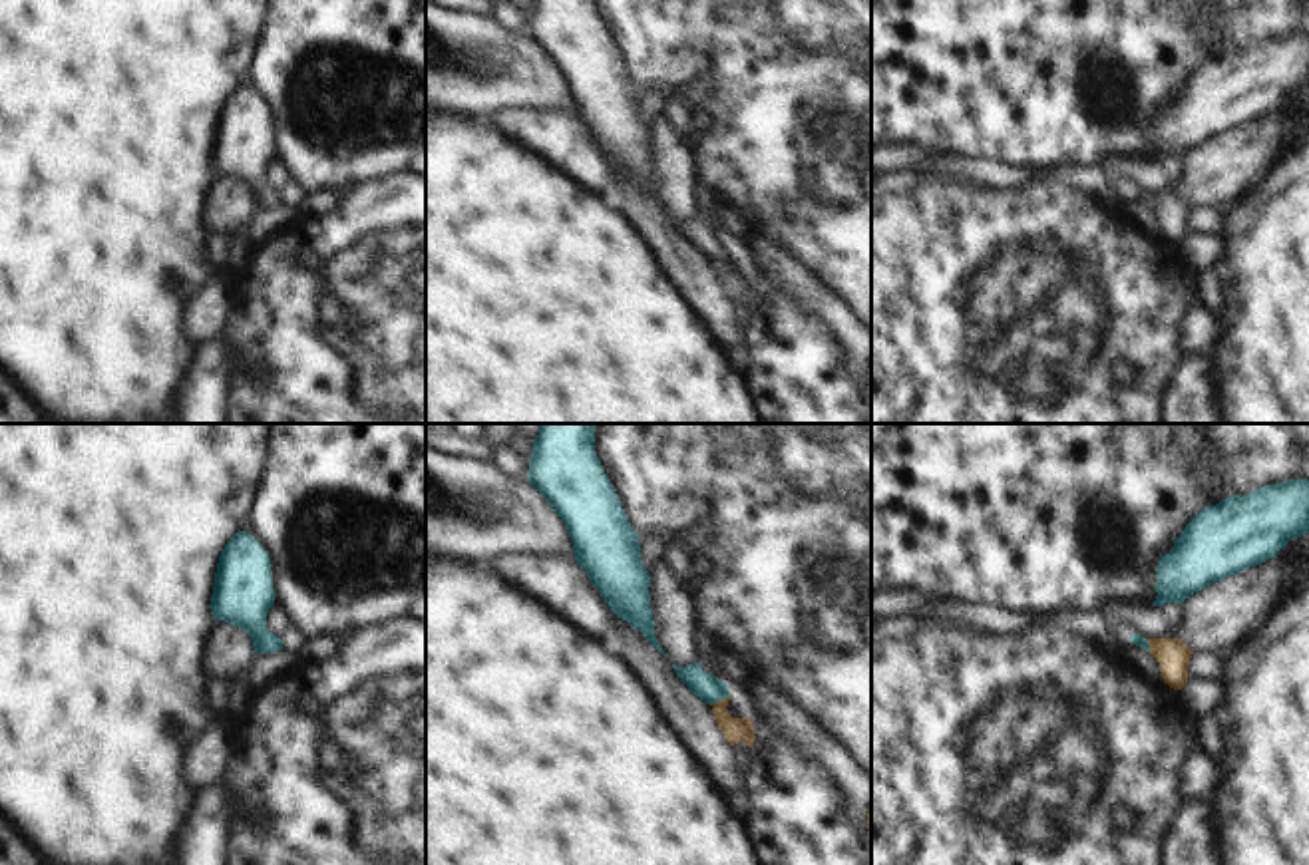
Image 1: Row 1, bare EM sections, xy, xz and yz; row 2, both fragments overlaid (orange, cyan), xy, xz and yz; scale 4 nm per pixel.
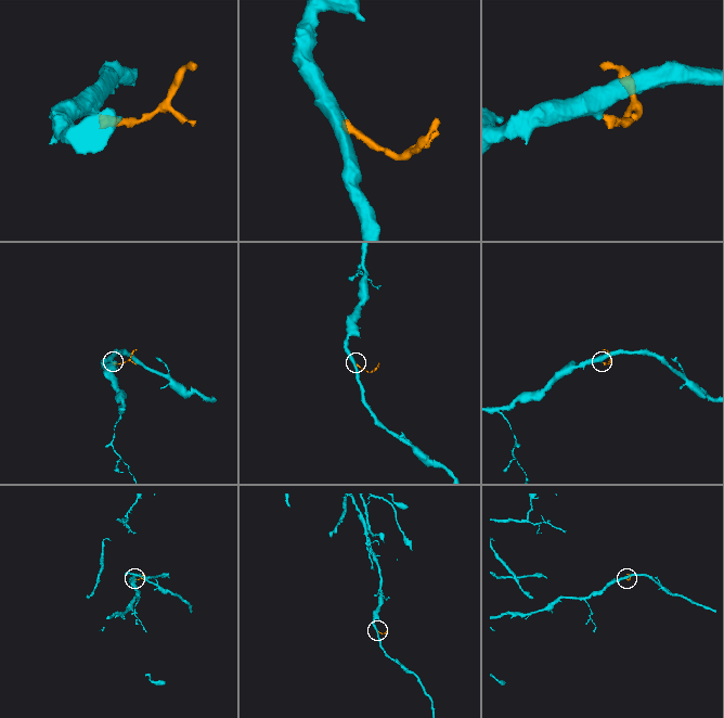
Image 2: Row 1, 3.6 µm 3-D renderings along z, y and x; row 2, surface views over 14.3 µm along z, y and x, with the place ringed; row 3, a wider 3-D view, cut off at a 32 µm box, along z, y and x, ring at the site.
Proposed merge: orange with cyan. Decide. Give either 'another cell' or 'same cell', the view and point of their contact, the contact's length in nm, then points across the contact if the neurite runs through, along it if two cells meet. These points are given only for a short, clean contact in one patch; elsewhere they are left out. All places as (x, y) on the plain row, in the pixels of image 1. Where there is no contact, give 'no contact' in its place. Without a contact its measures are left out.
same cell; meets orange in xz at (721, 255); contact 90 nm long; runs through xz (735, 285), (721, 269), (721, 255), (705, 239)

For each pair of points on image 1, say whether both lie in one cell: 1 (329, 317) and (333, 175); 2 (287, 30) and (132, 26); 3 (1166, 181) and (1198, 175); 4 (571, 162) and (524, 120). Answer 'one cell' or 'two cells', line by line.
1: two cells
2: two cells
3: two cells
4: one cell

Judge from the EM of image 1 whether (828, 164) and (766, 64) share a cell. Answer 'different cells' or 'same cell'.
same cell

